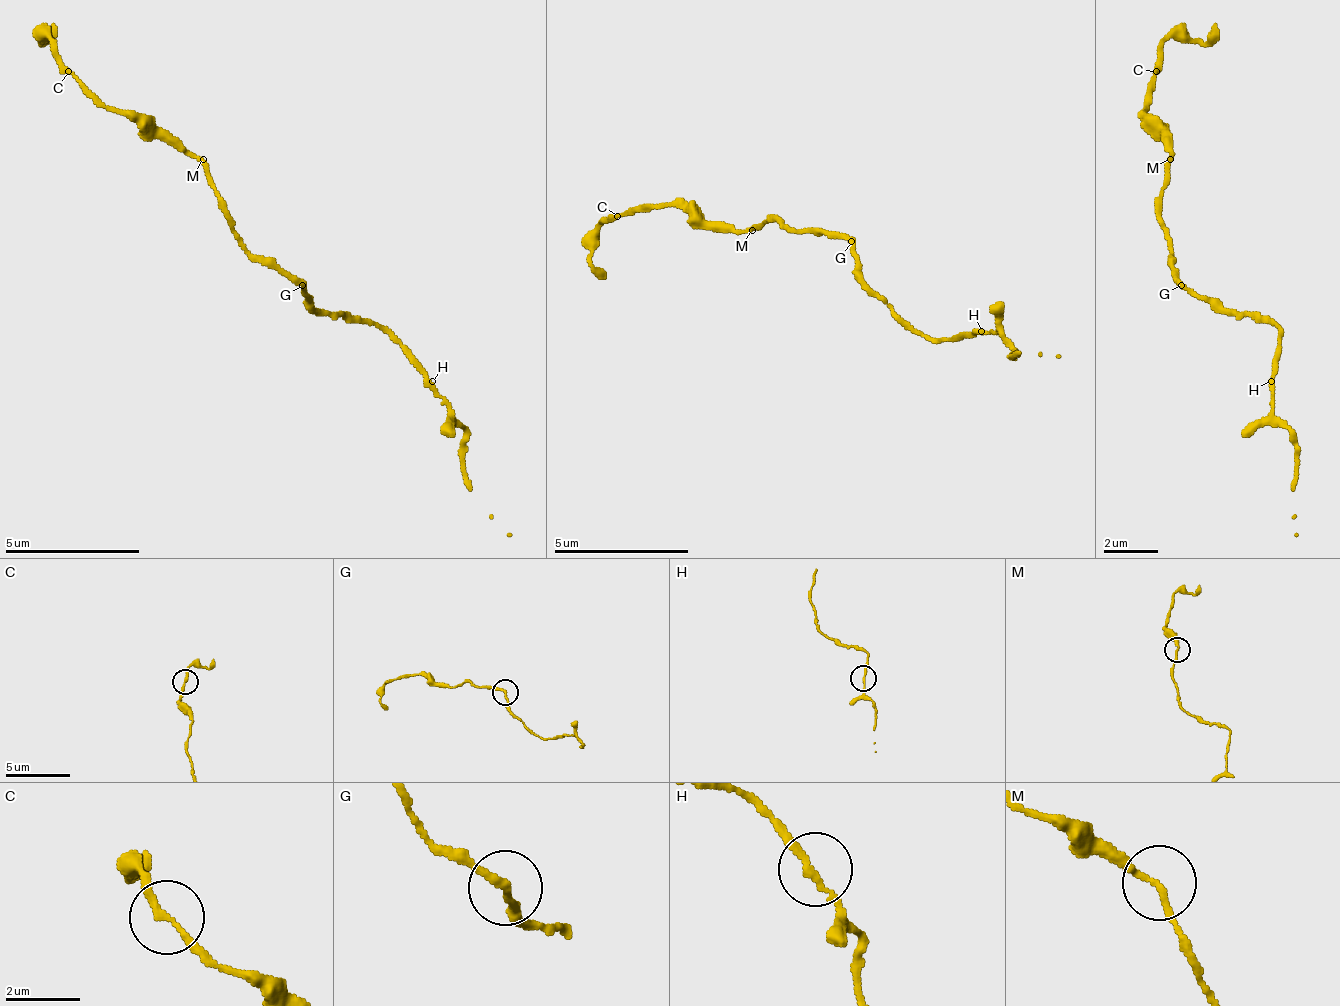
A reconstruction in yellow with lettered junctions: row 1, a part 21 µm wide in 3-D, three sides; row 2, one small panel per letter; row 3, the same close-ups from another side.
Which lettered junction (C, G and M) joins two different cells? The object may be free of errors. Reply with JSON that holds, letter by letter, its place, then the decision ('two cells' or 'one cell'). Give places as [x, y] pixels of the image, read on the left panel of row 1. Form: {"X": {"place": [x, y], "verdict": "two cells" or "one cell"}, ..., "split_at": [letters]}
{"C": {"place": [68, 71], "verdict": "one cell"}, "G": {"place": [302, 285], "verdict": "one cell"}, "M": {"place": [203, 159], "verdict": "one cell"}, "split_at": []}

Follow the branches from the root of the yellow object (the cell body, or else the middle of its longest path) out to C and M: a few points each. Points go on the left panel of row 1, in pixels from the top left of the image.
C: (297, 287), (243, 247), (196, 159), (149, 139), (122, 112), (109, 112), (68, 71)
M: (297, 287), (284, 273), (264, 267), (243, 247), (237, 226), (223, 213), (223, 199), (203, 159)

